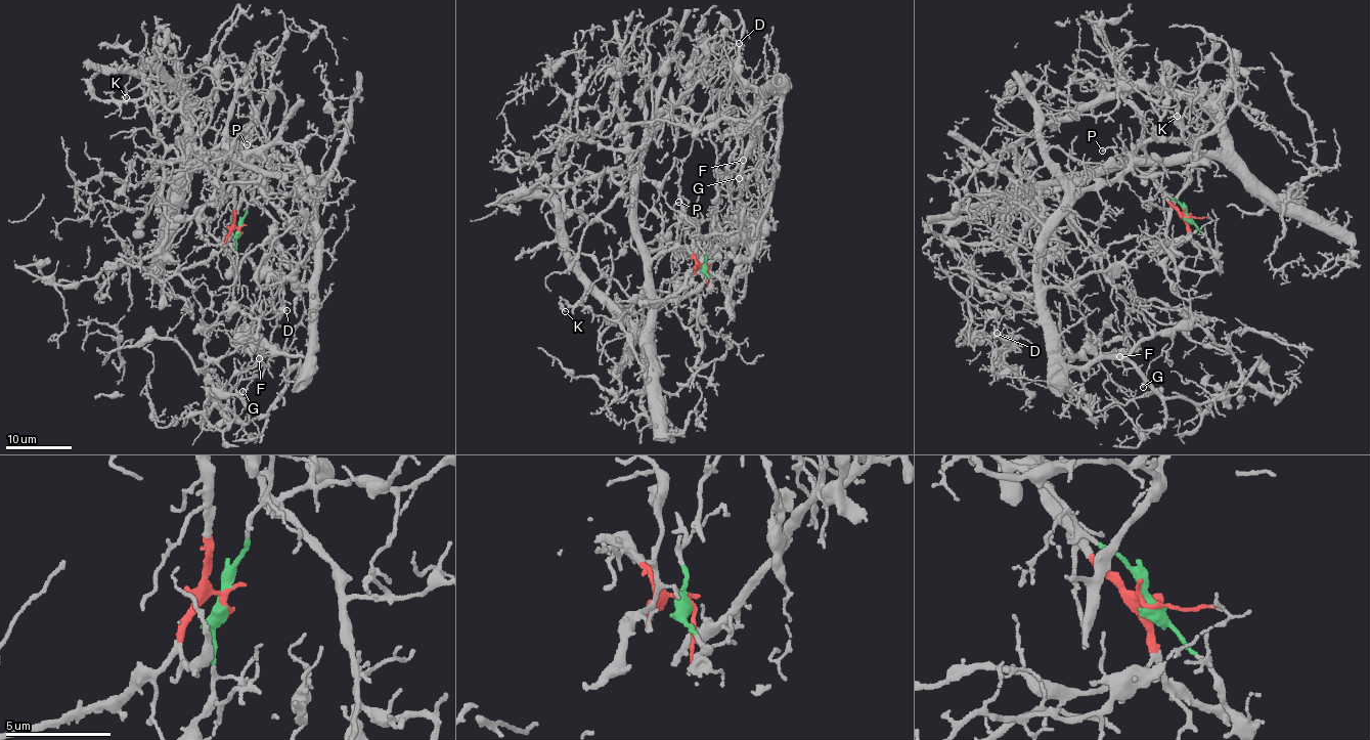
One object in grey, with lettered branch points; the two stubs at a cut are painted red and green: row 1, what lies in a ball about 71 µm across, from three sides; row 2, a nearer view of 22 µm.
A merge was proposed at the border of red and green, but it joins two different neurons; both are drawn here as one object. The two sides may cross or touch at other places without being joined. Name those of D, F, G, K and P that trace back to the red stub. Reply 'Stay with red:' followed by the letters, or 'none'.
Stay with red: K, P

